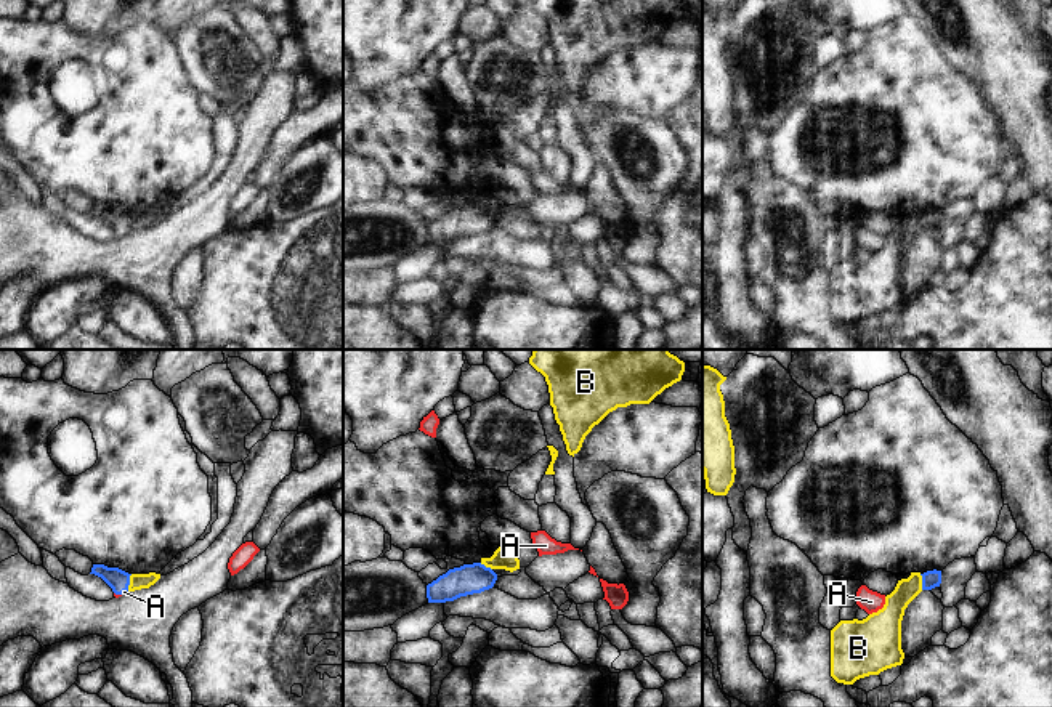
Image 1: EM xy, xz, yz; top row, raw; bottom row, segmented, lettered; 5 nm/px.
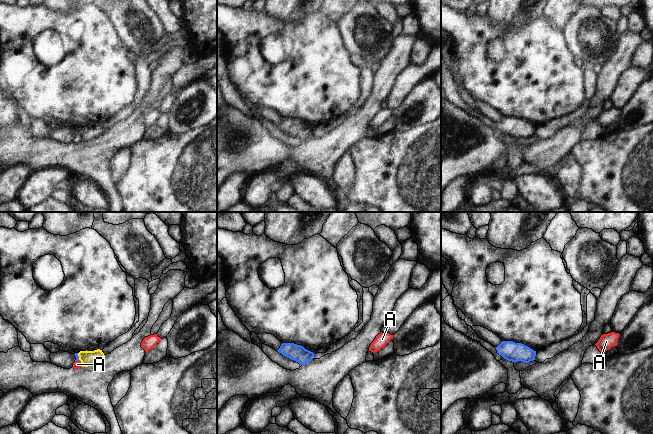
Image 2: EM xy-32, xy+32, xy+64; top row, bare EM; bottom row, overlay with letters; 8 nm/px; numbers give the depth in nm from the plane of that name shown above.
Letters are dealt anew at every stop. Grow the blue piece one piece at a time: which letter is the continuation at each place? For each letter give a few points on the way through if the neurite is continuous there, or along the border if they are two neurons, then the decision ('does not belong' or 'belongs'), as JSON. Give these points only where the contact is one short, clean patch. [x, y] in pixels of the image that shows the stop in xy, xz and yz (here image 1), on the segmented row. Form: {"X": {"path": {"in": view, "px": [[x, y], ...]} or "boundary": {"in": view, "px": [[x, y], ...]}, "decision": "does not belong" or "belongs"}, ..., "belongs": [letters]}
{"A": {"path": {"in": "xy", "px": [[117, 579], [121, 593], [124, 592]]}, "decision": "belongs"}, "B": {"boundary": {"in": "xy", "px": [[132, 574], [127, 590]]}, "decision": "does not belong"}, "belongs": ["A"]}

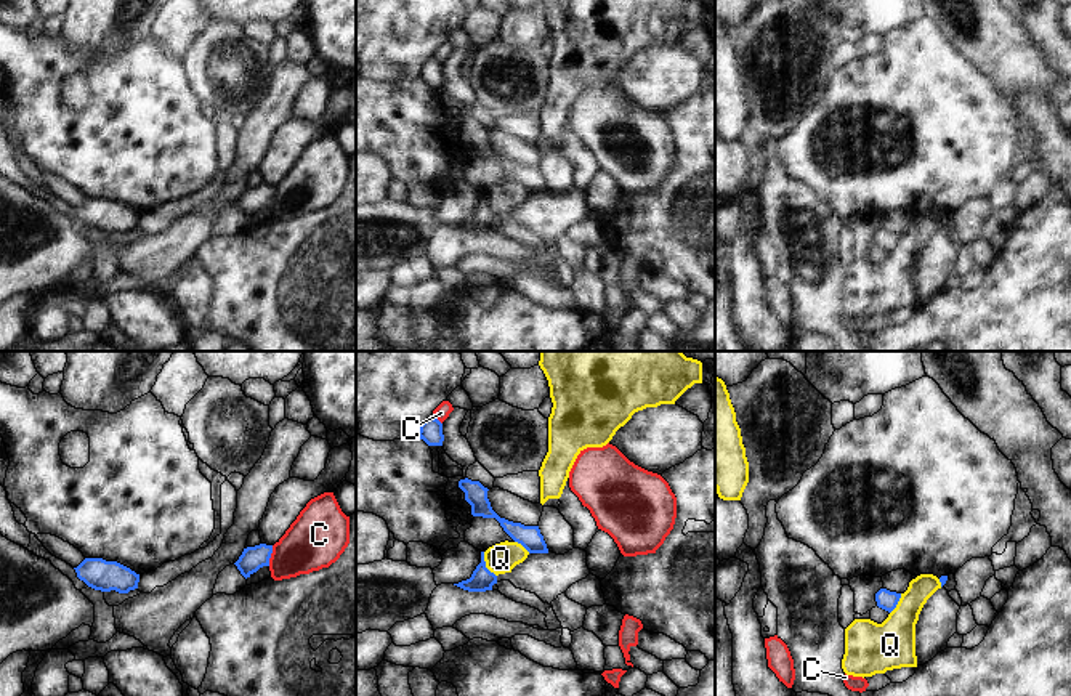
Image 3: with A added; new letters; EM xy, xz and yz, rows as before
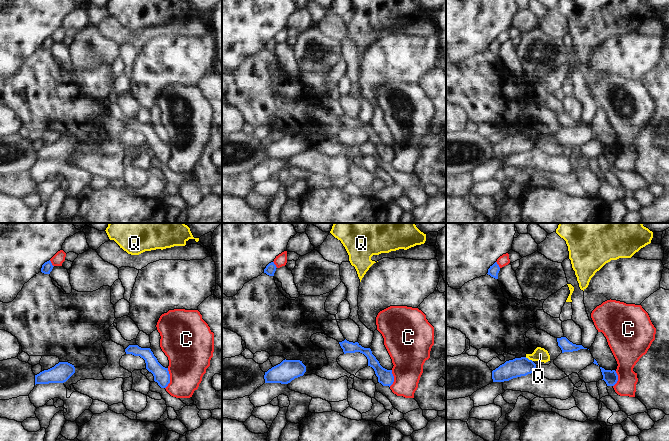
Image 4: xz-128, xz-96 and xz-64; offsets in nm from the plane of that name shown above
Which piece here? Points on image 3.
{"C": {"decision": "does not belong"}, "Q": {"boundary": {"in": "xz", "px": [[483, 552], [486, 566], [496, 576]]}, "decision": "does not belong"}, "belongs": []}

